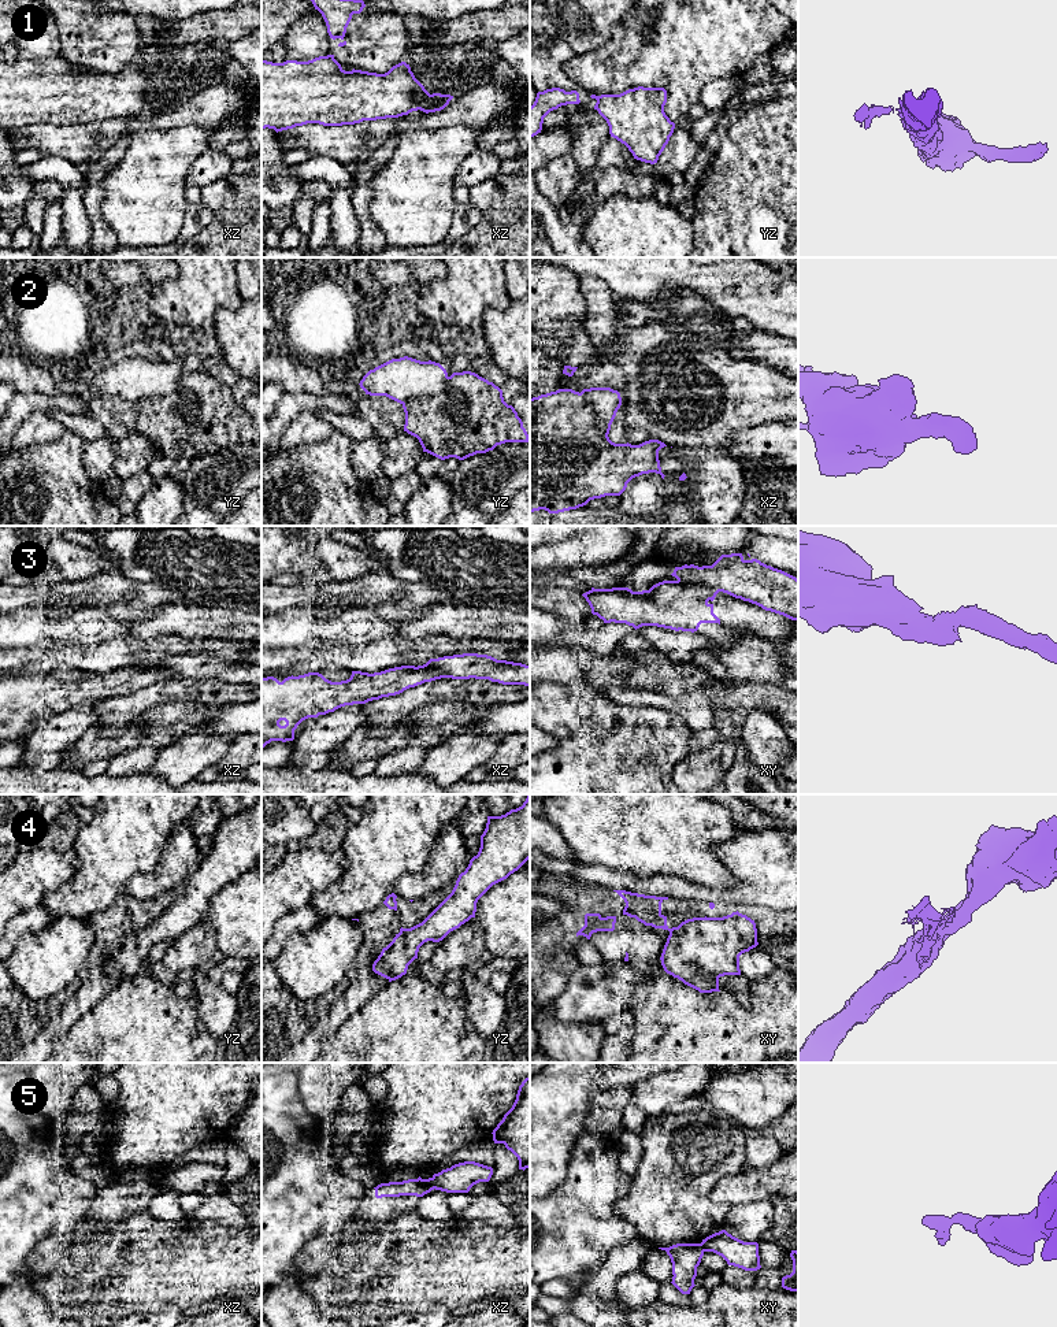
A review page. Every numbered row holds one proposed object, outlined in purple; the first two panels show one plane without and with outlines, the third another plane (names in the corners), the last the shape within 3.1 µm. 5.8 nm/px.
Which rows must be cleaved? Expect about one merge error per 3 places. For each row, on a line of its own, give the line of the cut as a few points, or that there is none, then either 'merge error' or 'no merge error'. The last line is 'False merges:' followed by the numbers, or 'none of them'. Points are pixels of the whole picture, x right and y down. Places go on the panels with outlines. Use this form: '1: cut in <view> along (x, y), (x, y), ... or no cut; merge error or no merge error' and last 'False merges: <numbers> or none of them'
1: cut in xz along (329, 55), (333, 58); merge error
2: cut in yz along (449, 377), (438, 393), (416, 396), (403, 404); merge error
3: cut in xy along (678, 579), (703, 584), (719, 590); merge error
4: cut in xy along (675, 927), (670, 934); merge error
5: cut in xz along (431, 1178), (434, 1188); merge error
False merges: 1, 2, 3, 4, 5

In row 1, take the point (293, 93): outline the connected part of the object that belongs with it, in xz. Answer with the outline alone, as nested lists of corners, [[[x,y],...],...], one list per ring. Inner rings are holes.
[[[330,55],[308,62],[272,63],[262,59],[262,129],[277,133],[307,123],[342,126],[398,118],[418,110],[429,114],[444,110],[452,99],[450,94],[430,94],[405,62],[377,74],[355,68],[345,71]]]

